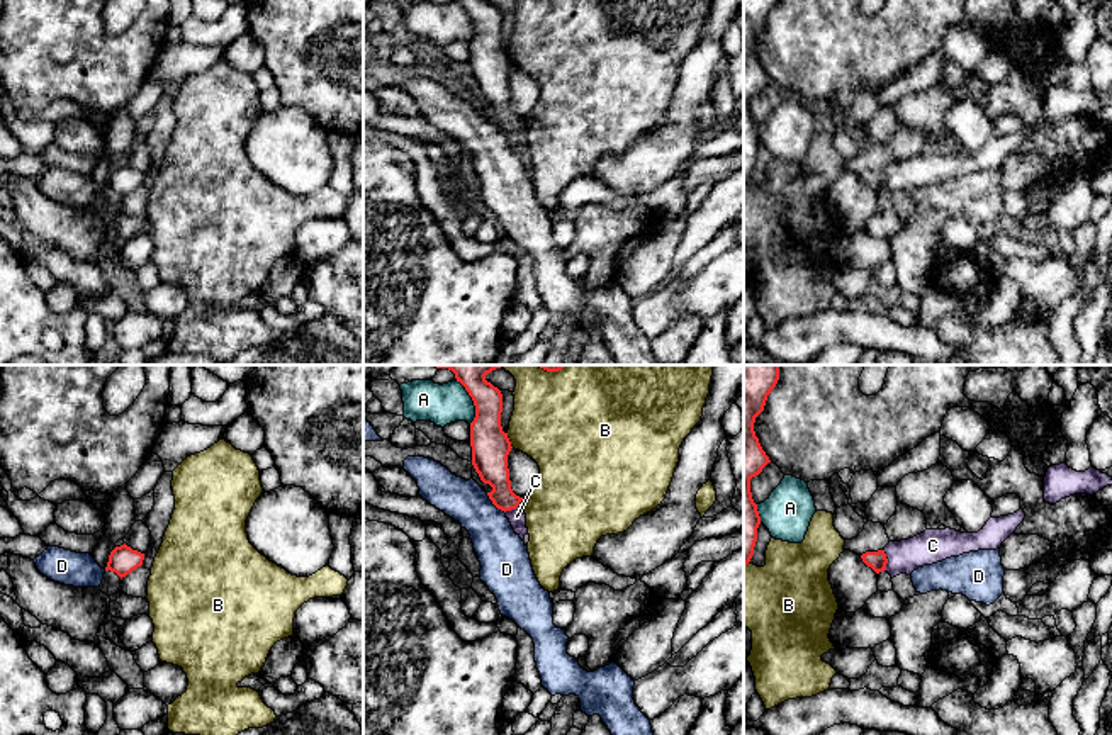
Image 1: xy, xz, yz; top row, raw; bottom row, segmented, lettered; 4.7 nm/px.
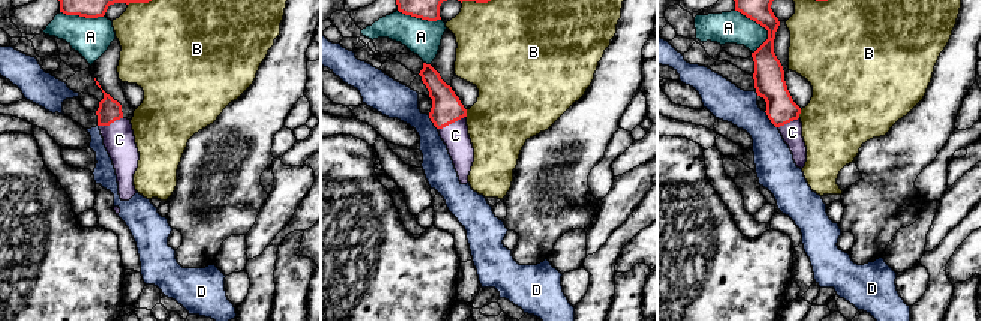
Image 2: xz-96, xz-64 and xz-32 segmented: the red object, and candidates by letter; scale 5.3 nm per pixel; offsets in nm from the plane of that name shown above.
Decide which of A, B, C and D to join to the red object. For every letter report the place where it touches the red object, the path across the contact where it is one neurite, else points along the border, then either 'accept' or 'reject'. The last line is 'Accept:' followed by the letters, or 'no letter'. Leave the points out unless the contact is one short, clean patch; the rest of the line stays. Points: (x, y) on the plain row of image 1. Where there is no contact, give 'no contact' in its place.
A: xz (472, 19) | reject
B: xz (508, 60) | reject
C: yz (887, 180) | across yz (876, 180), (887, 180), (905, 177), (932, 165) | accept
D: xz (494, 124) | along xz (486, 112), (505, 133) | reject
Accept: C

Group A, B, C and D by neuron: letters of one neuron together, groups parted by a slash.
A / B / C / D

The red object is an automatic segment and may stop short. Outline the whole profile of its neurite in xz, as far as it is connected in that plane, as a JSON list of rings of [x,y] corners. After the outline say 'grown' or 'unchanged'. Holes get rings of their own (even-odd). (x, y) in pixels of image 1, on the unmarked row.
[[[487,0],[457,2],[465,7],[475,25],[475,37],[470,42],[472,85],[480,100],[492,107],[487,112],[492,124],[506,132],[514,153],[525,160],[526,134],[518,126],[523,117],[513,112],[508,88],[513,66],[501,46],[503,14]]]; grown

